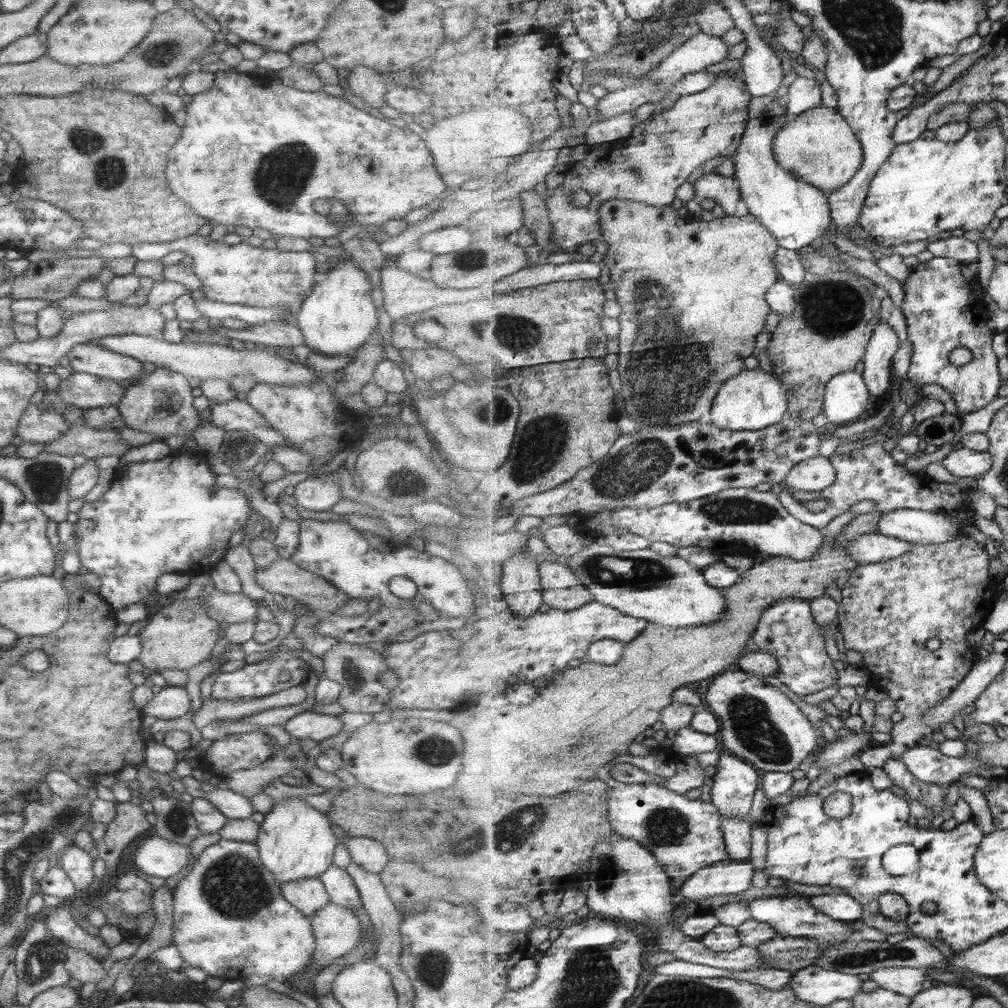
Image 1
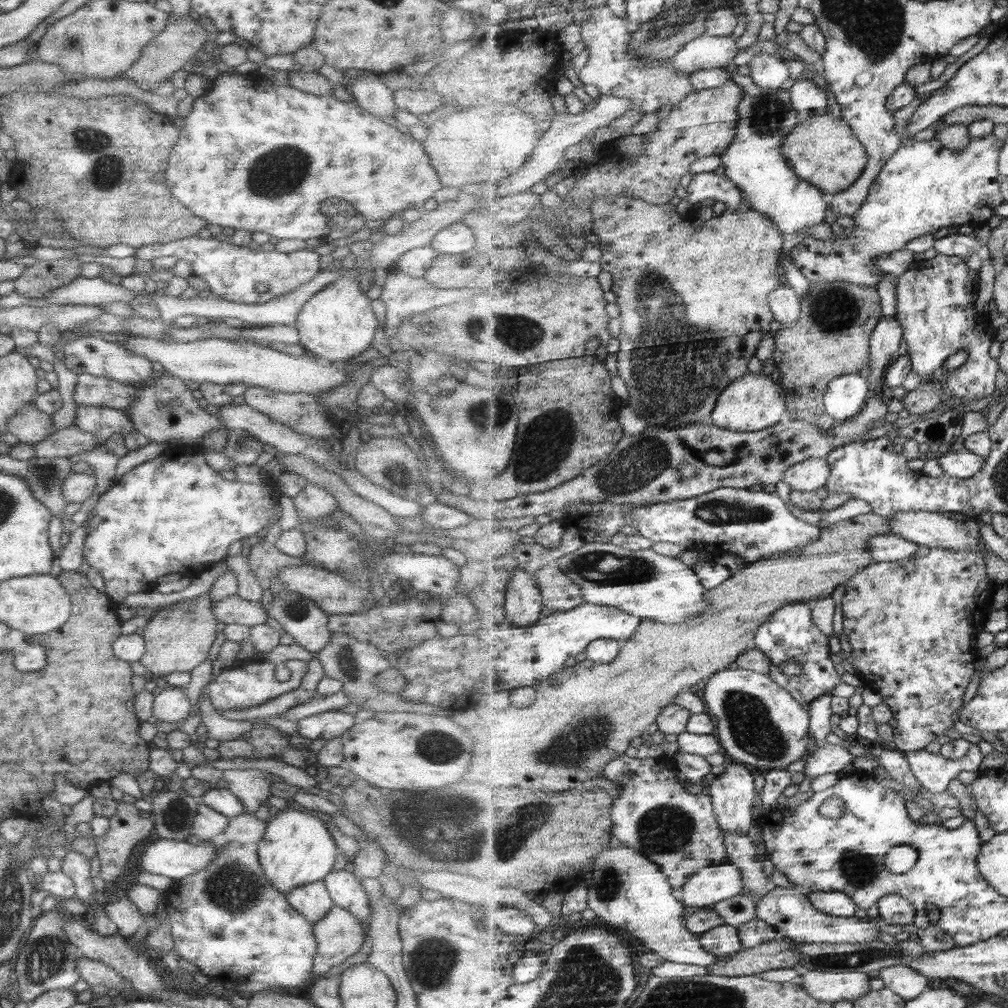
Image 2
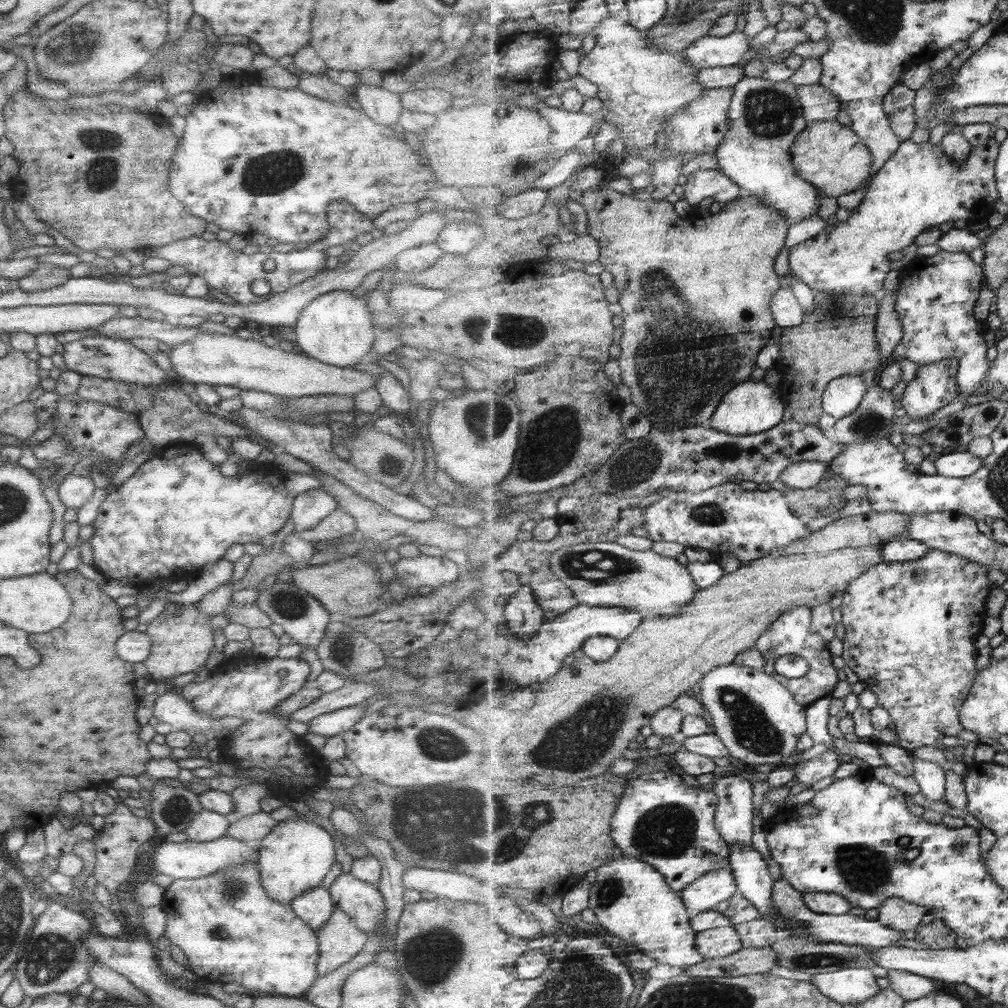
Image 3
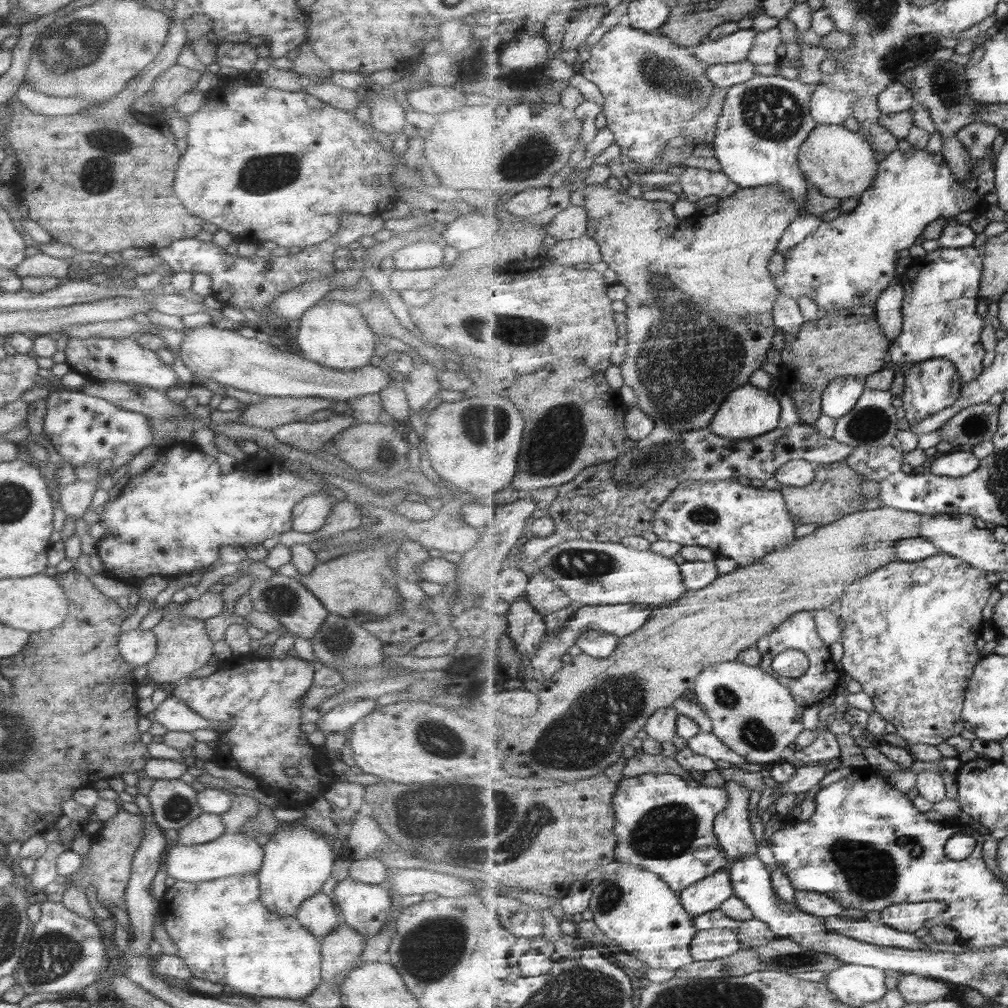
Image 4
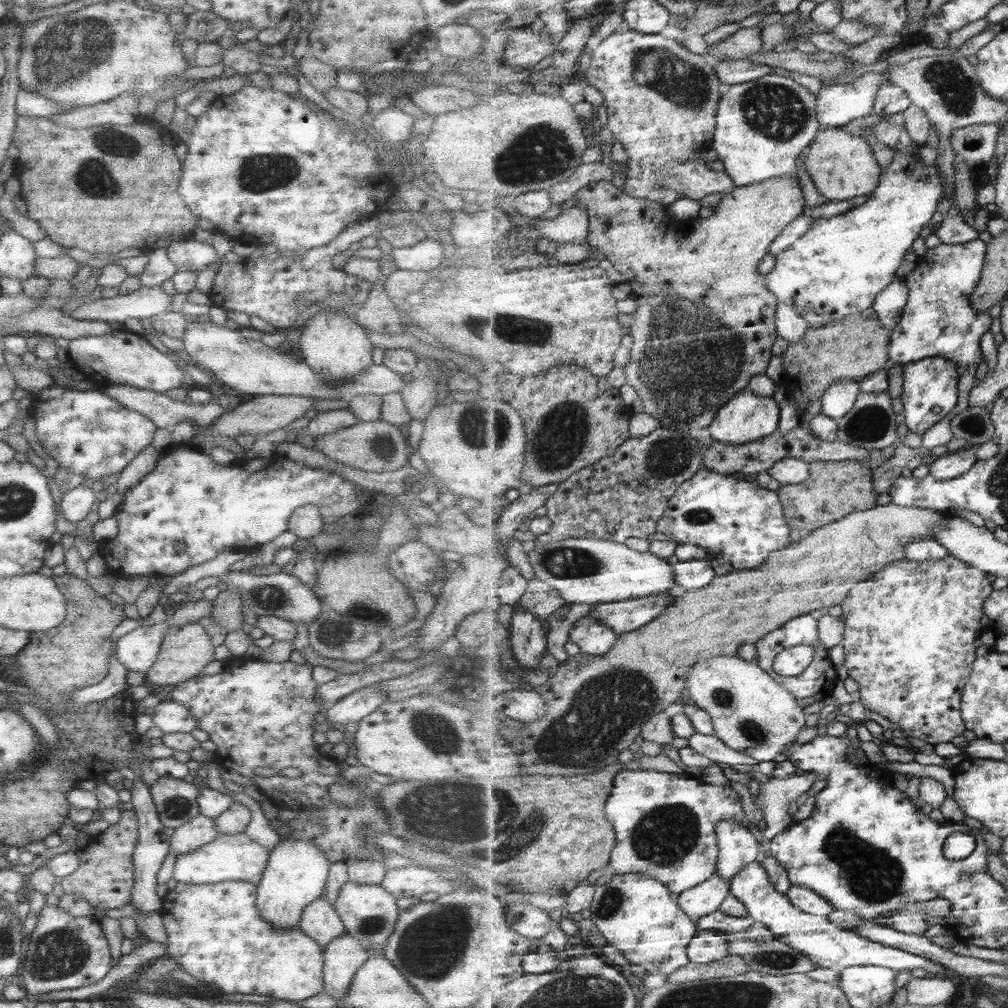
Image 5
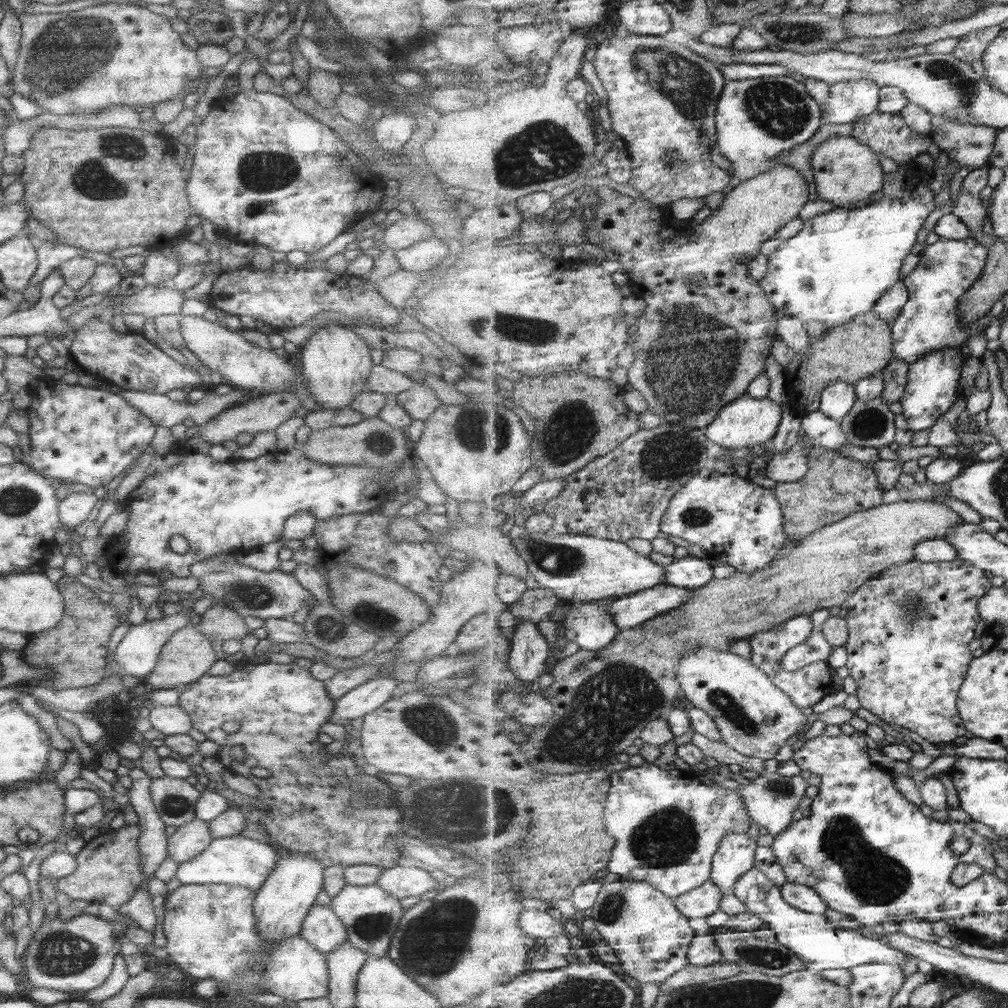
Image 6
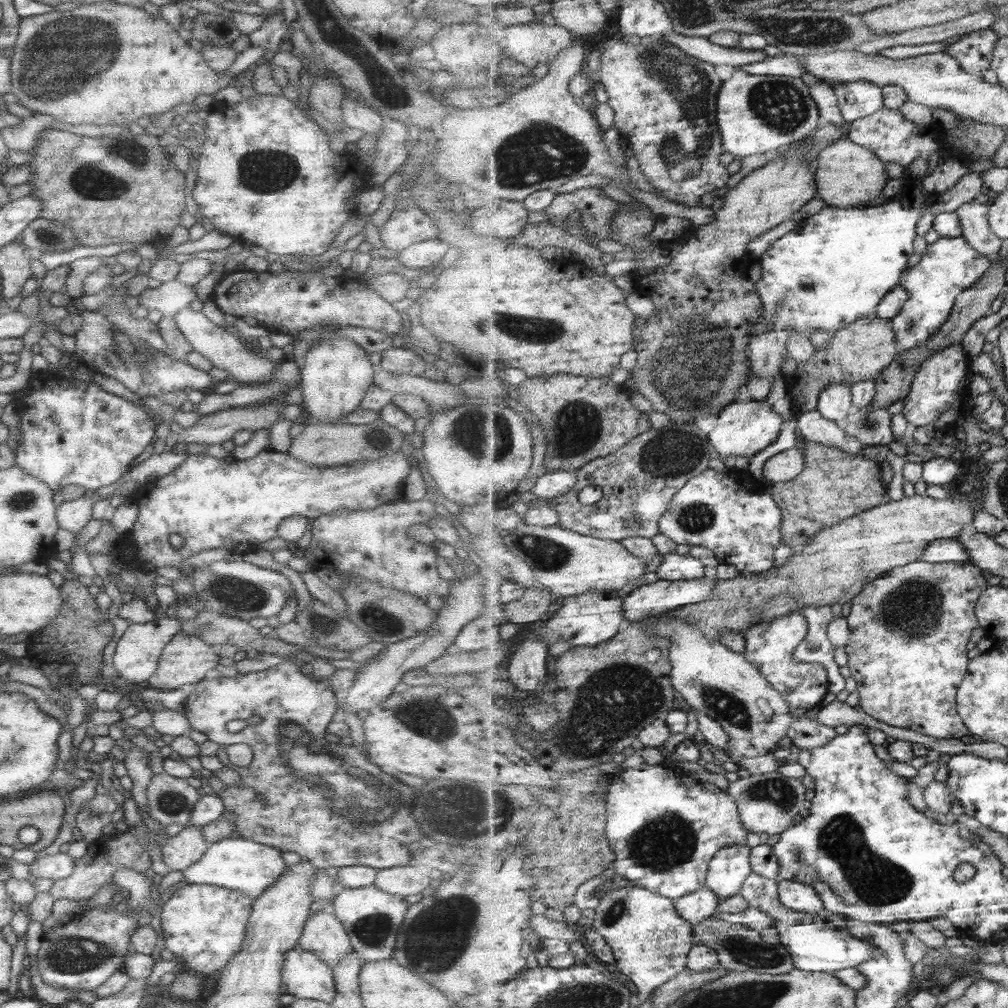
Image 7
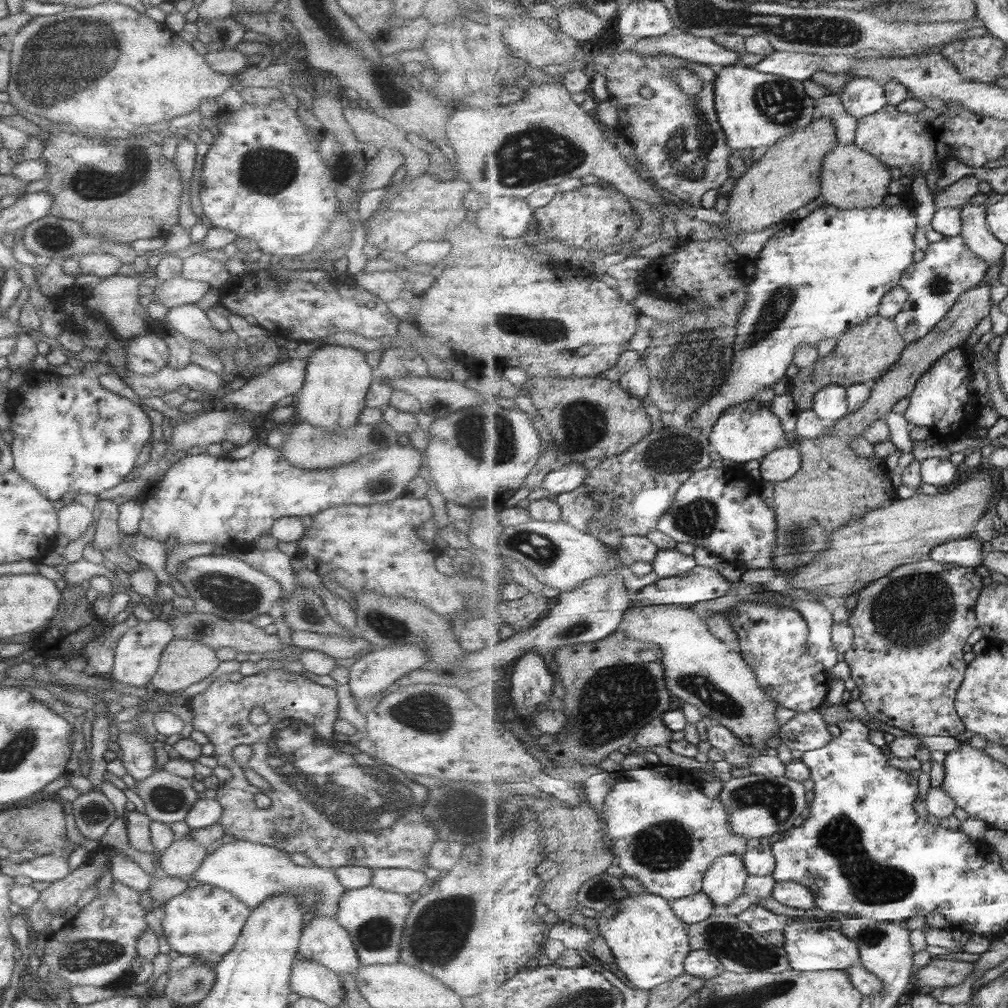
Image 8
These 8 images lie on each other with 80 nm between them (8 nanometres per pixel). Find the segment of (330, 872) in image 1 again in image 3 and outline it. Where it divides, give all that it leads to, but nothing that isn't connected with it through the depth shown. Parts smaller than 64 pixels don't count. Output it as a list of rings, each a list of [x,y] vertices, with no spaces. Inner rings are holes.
[[[341,872],[327,890],[335,906],[367,936],[378,928],[380,920],[384,920],[385,903],[374,885],[365,884],[348,872]]]

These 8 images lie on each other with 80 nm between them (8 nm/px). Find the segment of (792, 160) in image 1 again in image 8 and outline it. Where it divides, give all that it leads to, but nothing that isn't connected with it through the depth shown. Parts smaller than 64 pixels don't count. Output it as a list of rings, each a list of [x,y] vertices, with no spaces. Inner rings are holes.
[[[840,144],[826,156],[822,164],[821,199],[841,209],[877,208],[891,193],[891,169],[879,157],[855,144]]]

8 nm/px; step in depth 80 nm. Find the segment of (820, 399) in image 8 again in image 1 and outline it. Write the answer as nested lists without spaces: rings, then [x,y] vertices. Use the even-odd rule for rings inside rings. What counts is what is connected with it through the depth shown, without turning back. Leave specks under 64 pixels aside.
[[[853,370],[842,372],[834,376],[826,386],[826,401],[824,402],[823,414],[829,419],[830,426],[839,426],[855,420],[865,414],[869,400],[871,400],[871,391],[865,380],[864,374]]]

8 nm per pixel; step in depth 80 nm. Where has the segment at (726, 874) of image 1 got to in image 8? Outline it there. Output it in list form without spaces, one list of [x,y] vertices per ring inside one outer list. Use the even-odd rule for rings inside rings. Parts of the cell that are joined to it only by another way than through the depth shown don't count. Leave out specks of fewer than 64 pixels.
[[[703,891],[687,898],[670,901],[670,903],[674,913],[689,925],[703,922],[718,911],[711,897]]]

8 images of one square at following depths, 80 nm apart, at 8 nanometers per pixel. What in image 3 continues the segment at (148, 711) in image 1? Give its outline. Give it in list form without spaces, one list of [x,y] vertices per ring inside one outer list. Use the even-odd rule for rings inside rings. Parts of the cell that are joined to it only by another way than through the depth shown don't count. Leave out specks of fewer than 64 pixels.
[[[175,689],[165,691],[154,700],[151,707],[152,715],[161,724],[169,724],[173,731],[186,733],[207,732],[209,735],[213,730],[225,728],[236,729],[243,724],[243,718],[235,716],[224,716],[213,719],[196,711],[187,699]]]

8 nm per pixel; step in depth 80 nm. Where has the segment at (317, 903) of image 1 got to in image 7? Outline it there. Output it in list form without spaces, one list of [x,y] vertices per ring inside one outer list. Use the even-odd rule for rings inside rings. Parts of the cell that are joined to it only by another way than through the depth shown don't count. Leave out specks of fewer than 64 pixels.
[[[330,910],[309,915],[297,942],[303,951],[315,954],[329,968],[352,952],[343,925]]]

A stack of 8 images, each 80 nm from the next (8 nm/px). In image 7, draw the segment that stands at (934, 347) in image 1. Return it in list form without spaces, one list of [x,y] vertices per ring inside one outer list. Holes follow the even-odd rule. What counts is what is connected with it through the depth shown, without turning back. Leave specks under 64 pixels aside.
[[[963,235],[957,238],[941,237],[929,244],[920,262],[908,268],[902,276],[901,284],[909,292],[909,300],[892,320],[900,352],[910,351],[933,339],[950,318],[958,296],[978,283],[991,264],[992,259],[977,252]]]

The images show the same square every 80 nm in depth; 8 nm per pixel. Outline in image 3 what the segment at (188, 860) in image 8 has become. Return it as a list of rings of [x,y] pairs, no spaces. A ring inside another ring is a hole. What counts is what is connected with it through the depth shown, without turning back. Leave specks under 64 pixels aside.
[[[201,809],[186,826],[185,838],[191,842],[207,842],[221,838],[229,822],[226,815]]]

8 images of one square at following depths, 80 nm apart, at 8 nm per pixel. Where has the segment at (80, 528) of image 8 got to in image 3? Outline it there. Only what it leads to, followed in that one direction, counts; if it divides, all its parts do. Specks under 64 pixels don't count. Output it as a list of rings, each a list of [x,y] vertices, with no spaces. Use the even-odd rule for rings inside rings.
[[[62,474],[57,486],[57,497],[65,509],[78,511],[91,499],[95,490],[89,477]]]

